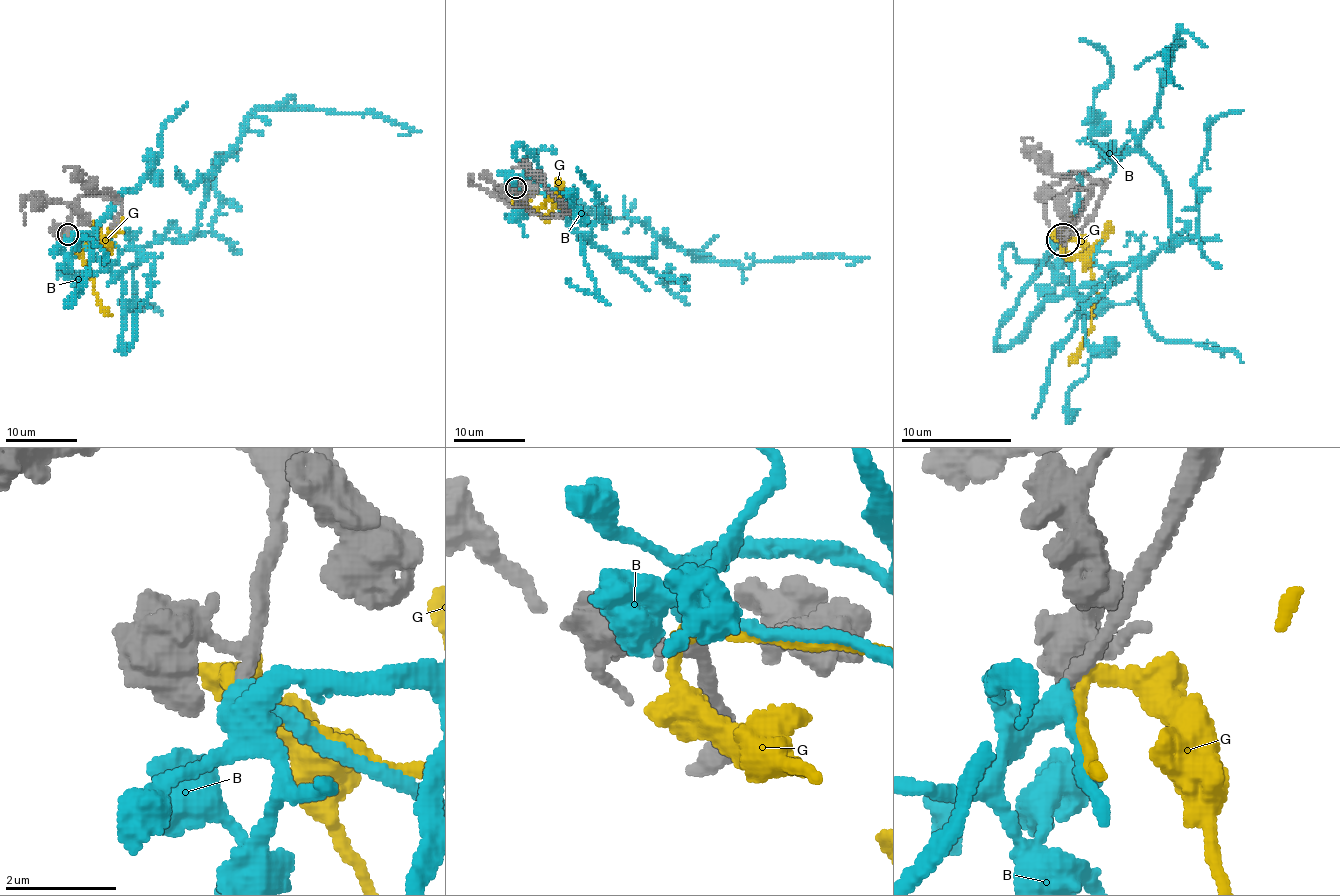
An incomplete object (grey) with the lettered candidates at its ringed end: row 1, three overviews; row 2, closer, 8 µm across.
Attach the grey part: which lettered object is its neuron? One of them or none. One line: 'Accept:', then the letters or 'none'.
Accept: B

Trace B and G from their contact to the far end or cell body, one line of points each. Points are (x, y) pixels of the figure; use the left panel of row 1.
B: (67, 234), (106, 265), (124, 249), (187, 238), (213, 168), (261, 108), (376, 112), (410, 130), (399, 135)
G: (67, 232), (88, 270), (92, 292), (105, 315)

